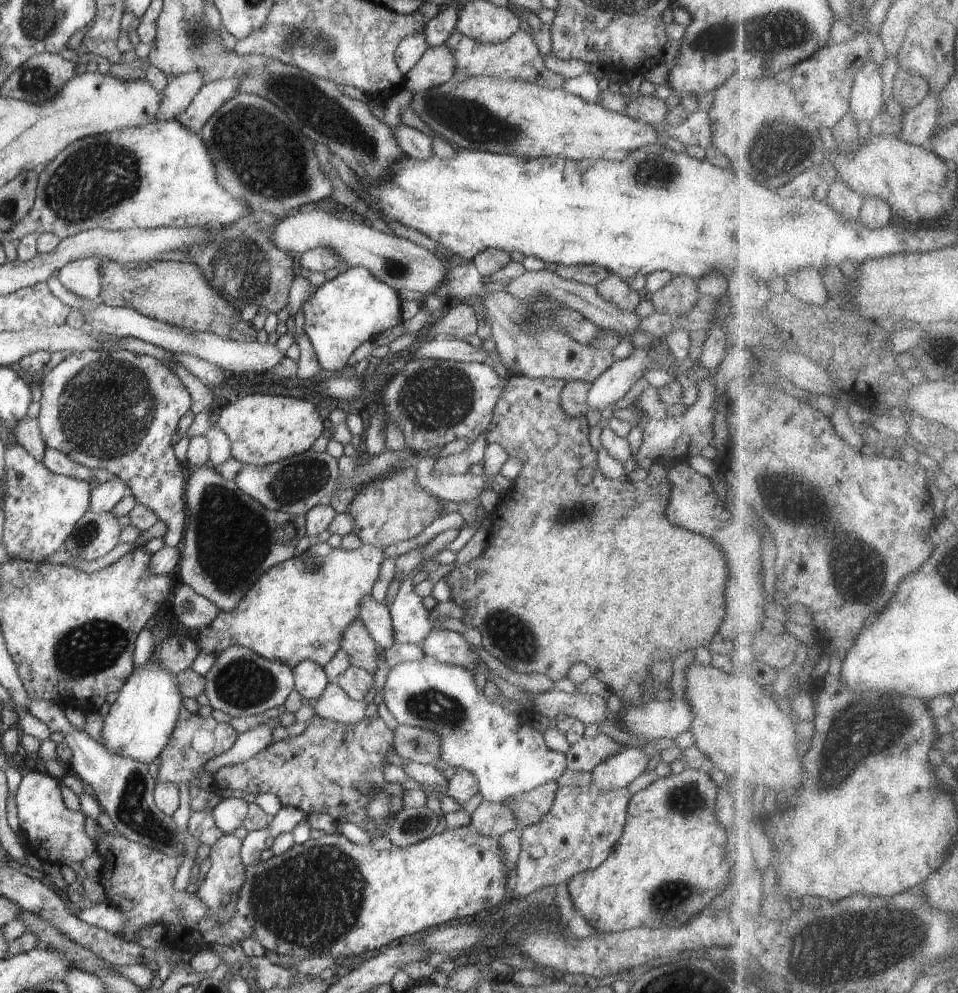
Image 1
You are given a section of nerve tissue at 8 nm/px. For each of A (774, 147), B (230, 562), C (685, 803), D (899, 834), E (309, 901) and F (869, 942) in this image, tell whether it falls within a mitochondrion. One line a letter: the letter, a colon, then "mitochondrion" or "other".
A: mitochondrion
B: mitochondrion
C: mitochondrion
D: other
E: mitochondrion
F: mitochondrion

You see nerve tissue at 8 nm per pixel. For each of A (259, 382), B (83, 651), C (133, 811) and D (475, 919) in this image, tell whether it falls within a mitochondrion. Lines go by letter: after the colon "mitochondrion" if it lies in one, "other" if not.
A: other
B: mitochondrion
C: mitochondrion
D: other

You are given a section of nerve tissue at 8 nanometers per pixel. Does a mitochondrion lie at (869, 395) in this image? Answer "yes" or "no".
no

